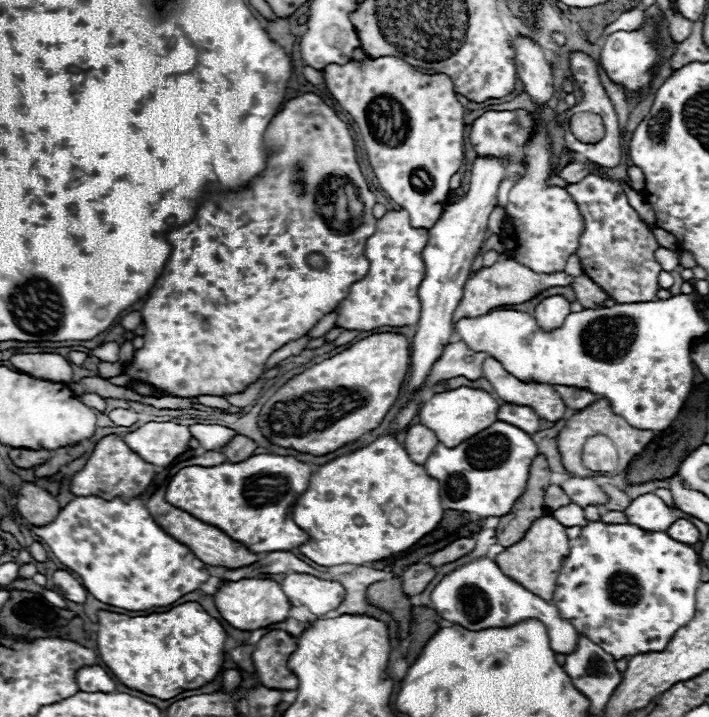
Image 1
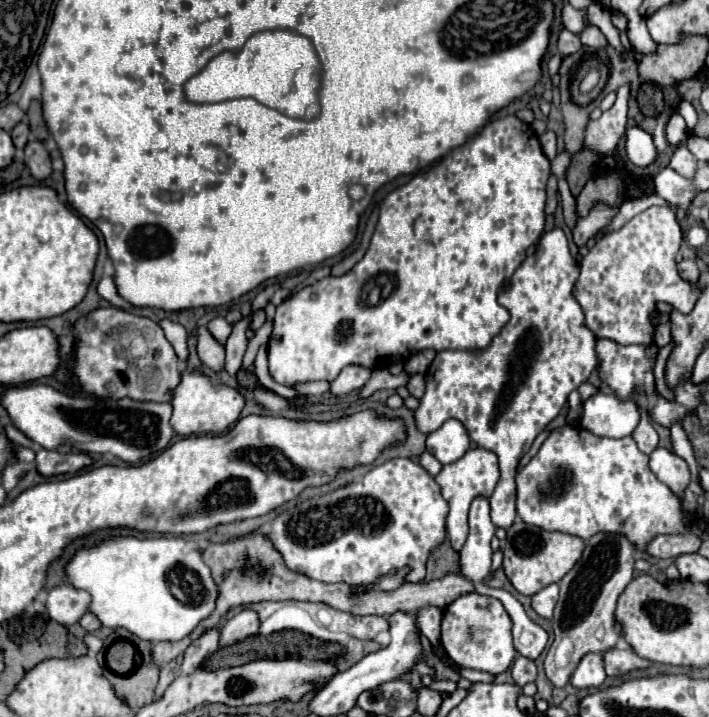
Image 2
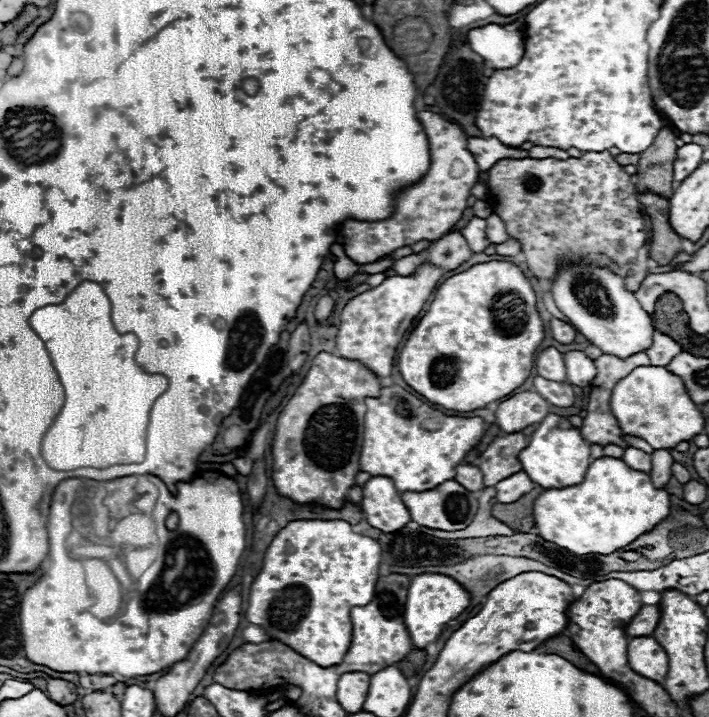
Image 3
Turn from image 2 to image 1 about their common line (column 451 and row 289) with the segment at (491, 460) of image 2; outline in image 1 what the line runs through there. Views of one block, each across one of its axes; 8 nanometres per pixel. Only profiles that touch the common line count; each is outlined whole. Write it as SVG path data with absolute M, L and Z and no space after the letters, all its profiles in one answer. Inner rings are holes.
M504 254L498 258L498 262L490 268L482 268L476 274L470 274L468 282L464 284L464 294L462 300L458 304L458 308L454 310L454 324L460 318L476 318L480 314L486 314L492 308L504 306L504 304L522 304L528 298L532 298L536 292L550 288L550 286L568 286L574 282L574 276L560 272L560 274L534 274L532 270L528 270L526 266L520 266L518 262L504 258Z

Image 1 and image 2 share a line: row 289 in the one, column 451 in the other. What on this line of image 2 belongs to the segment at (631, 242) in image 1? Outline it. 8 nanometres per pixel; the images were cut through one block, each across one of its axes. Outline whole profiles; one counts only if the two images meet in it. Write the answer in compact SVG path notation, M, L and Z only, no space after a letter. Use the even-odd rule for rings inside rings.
M476 592L462 594L444 608L440 642L454 664L490 674L502 674L508 670L516 656L512 646L512 620L502 602Z

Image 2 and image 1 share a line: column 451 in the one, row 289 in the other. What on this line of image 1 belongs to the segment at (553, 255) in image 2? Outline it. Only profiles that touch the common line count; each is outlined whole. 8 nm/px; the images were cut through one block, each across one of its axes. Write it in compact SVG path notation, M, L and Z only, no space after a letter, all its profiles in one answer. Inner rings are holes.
M394 210L386 212L378 222L376 222L376 232L368 238L364 254L370 262L368 274L354 282L350 286L348 298L340 302L340 316L336 326L344 326L346 330L372 330L380 326L406 326L406 324L416 324L420 320L420 298L418 298L418 288L426 276L426 264L422 258L422 252L428 244L428 230L426 228L412 228L410 226L410 216L406 210Z

